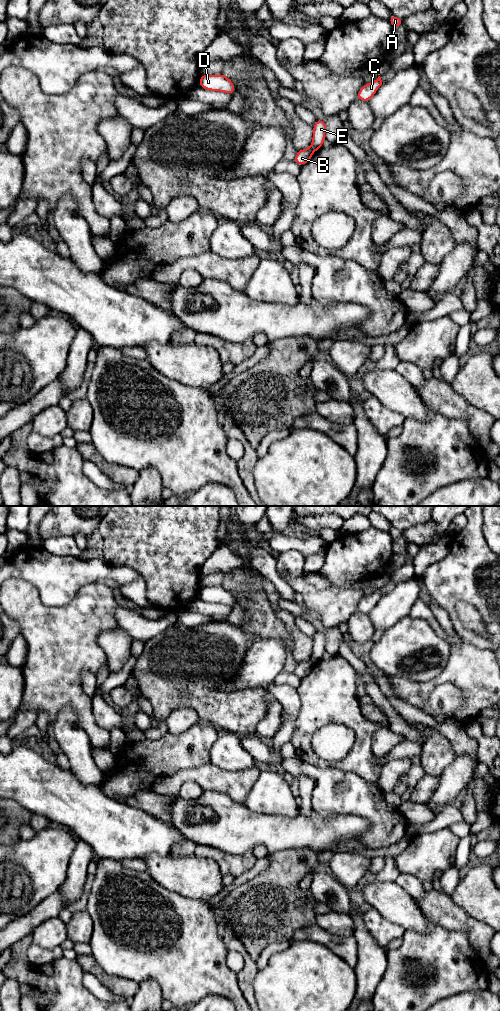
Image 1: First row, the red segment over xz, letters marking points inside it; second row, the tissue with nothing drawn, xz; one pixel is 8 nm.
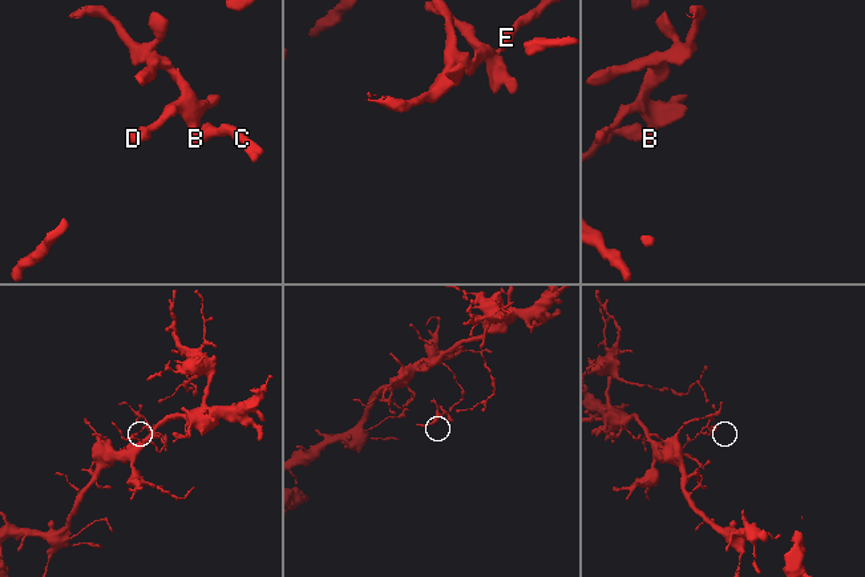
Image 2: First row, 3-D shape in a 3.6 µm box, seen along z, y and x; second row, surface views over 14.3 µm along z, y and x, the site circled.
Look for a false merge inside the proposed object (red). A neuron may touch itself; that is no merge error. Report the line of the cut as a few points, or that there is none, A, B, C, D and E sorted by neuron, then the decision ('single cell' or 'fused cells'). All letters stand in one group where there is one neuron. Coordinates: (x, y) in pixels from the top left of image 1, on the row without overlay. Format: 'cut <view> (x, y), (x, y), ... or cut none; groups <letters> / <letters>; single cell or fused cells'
cut xz (310, 659), (314, 663); groups A C E / B D; fused cells

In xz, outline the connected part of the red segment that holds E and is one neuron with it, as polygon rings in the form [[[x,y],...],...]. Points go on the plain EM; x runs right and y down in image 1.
[[[317,632],[313,637],[313,650],[310,659],[314,664],[322,660],[323,654],[326,652],[325,644],[326,633]]]

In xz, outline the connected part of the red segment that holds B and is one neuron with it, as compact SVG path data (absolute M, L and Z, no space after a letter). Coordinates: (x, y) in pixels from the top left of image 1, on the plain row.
M311 660L300 661L294 670L294 674L300 678L303 678L309 674L313 668L313 662Z

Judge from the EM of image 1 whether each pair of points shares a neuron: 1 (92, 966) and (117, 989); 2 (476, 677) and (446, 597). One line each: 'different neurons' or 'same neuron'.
1: same neuron
2: different neurons

